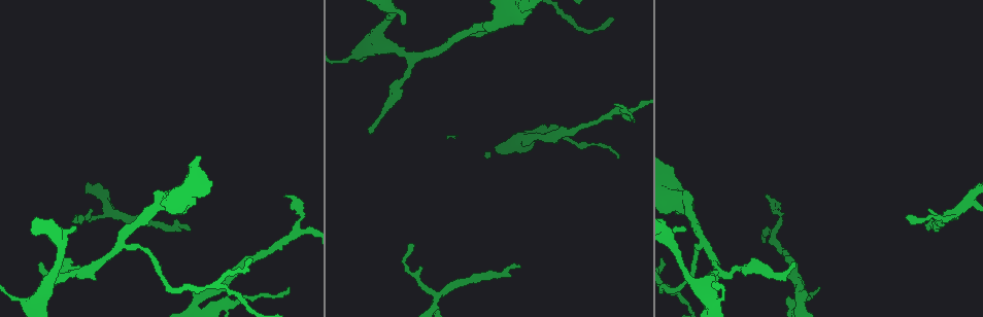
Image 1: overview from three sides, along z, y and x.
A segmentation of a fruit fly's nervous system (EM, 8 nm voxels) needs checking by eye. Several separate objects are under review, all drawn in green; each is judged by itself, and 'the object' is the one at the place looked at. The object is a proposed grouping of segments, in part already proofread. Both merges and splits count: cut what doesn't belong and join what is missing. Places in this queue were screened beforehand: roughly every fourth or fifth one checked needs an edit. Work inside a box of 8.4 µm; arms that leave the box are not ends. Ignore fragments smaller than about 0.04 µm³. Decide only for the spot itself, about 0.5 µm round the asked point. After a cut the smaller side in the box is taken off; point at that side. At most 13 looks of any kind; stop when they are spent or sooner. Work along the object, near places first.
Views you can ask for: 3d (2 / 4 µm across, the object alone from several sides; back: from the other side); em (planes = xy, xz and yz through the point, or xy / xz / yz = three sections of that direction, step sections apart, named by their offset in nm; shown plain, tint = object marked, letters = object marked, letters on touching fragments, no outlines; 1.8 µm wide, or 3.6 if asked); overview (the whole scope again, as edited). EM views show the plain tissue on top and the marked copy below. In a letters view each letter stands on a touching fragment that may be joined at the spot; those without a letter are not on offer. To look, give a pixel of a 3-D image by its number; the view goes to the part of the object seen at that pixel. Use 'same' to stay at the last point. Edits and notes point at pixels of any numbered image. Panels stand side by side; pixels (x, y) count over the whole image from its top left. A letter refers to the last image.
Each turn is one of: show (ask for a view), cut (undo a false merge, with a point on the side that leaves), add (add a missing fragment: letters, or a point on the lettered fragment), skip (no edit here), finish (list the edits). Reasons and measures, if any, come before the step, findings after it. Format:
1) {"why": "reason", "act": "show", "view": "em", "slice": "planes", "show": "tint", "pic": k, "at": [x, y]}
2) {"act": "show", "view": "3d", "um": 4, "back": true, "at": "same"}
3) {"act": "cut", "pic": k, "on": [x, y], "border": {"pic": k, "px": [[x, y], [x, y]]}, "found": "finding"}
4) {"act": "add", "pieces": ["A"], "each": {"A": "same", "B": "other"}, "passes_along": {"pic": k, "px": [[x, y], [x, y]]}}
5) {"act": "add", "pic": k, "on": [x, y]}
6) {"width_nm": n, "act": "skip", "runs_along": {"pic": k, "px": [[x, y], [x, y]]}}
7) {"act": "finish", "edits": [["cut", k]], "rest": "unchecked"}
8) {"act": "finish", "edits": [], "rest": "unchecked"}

{"why": "free end", "act": "show", "view": "3d", "um": 2, "pic": 1, "at": [188, 231]}

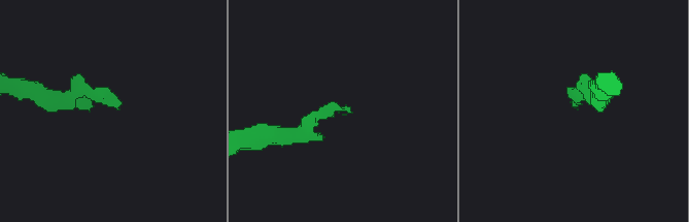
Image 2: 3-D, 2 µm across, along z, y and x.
{"act": "show", "view": "em", "slice": "planes", "show": "tint", "pic": 2, "at": [118, 106]}

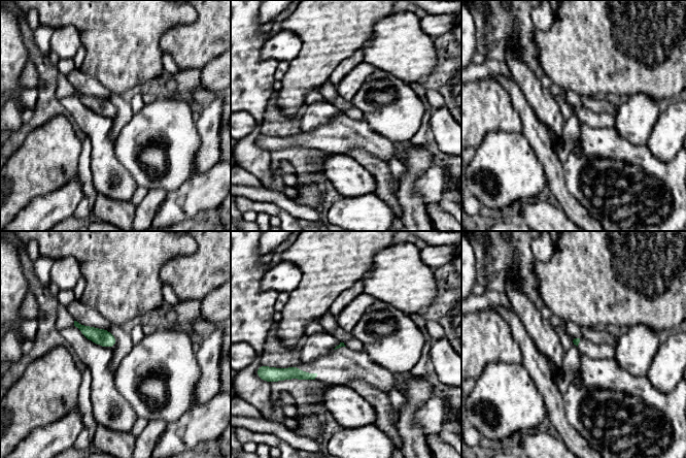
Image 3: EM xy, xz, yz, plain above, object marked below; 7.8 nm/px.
{"why": "what lies round it", "act": "show", "view": "em", "slice": "planes", "show": "letters", "at": "same"}

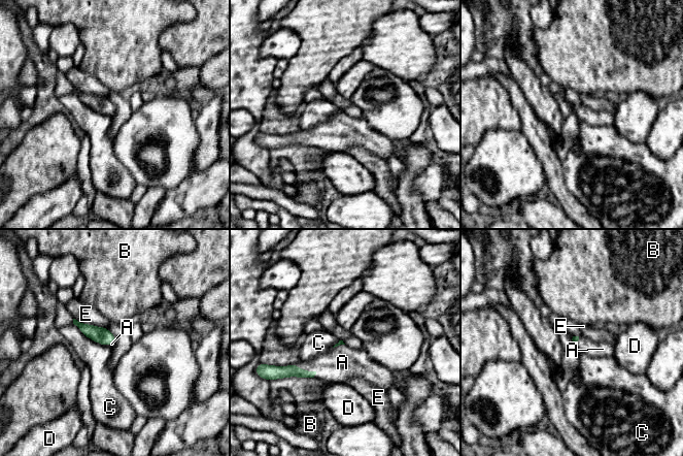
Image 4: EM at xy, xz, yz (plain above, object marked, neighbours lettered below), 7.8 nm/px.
{"act": "add", "pieces": ["A"], "each": {"A": "same", "B": "other", "C": "other", "D": "other", "E": "other"}, "found": "the cell continues"}

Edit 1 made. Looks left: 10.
{"act": "show", "view": "em", "slice": "planes", "show": "letters", "pic": 1, "at": [525, 134]}

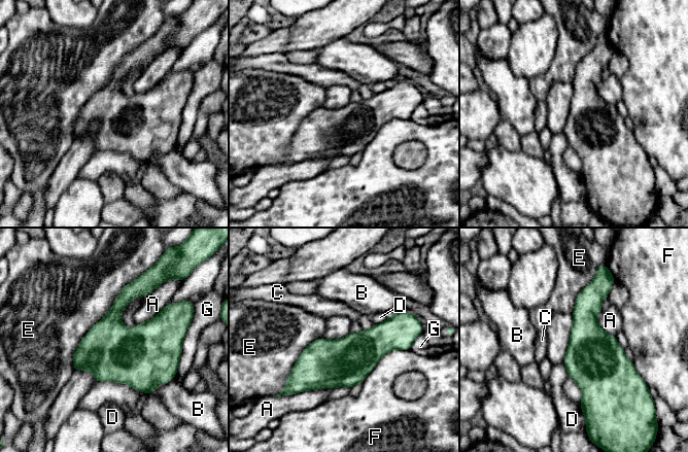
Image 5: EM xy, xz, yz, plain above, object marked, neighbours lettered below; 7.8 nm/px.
{"width_nm": 360, "act": "skip", "each": {"A": "other", "B": "other", "C": "other", "D": "other", "E": "other", "F": "other", "G": "other"}, "border": {"pic": 5, "px": [[139, 276], [82, 338], [73, 370]]}, "found": "continuous, no second cell"}

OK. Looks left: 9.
{"why": "sudden change in width", "act": "show", "view": "3d", "um": 4, "pic": 1, "at": [16, 298]}

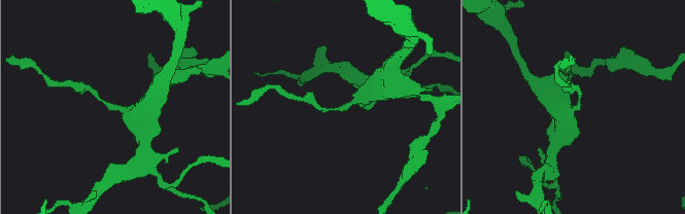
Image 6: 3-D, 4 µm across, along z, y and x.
{"act": "show", "view": "em", "slice": "yz", "step": 4, "show": "tint", "pic": 6, "at": [112, 107]}

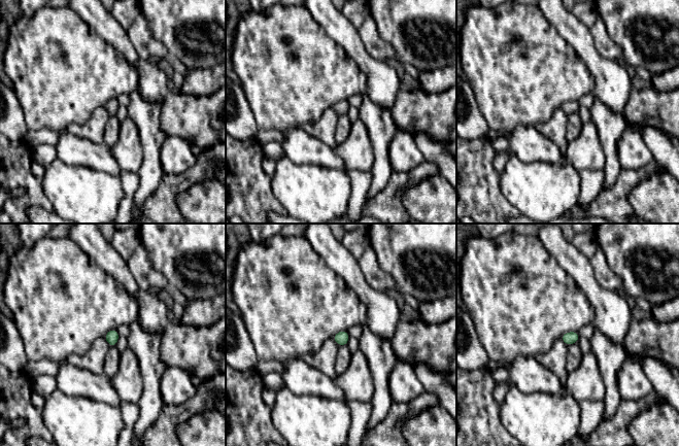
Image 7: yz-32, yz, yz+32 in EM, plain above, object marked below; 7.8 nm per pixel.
{"act": "show", "view": "em", "slice": "planes", "show": "letters", "at": "same"}

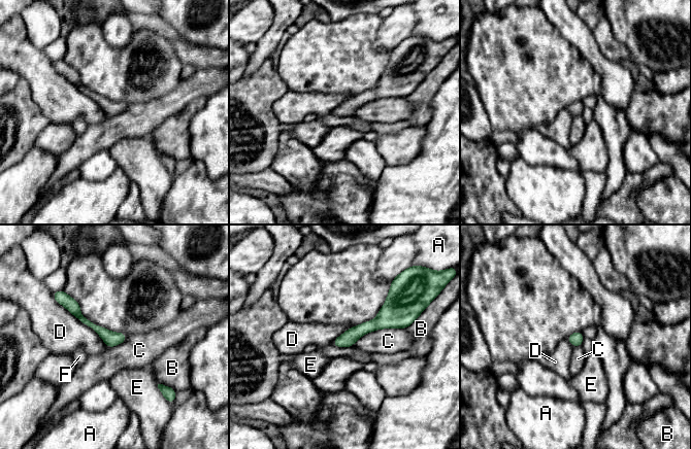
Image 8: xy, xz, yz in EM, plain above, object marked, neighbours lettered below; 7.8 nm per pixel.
{"act": "skip", "each": {"A": "other", "B": "other", "C": "other", "D": "other", "E": "other", "F": "other"}, "border": {"pic": 8, "px": [[405, 327], [375, 329], [352, 345]]}, "found": "all the same cell"}

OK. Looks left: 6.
{"act": "show", "view": "em", "slice": "yz", "step": 4, "show": "letters", "pic": 1, "at": [417, 57]}

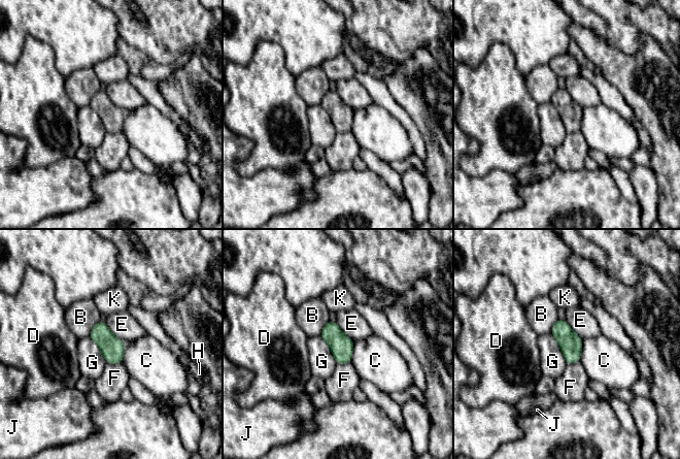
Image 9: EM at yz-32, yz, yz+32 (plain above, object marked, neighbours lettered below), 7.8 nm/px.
{"act": "skip", "each": {"B": "other", "C": "other", "D": "other", "E": "other", "F": "other", "G": "other", "H": "other", "J": "other", "K": "other"}, "border": {"pic": 9, "px": [[550, 332], [567, 363]]}, "found": "all the same cell"}

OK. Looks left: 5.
{"why": "tapers out", "act": "show", "view": "em", "slice": "yz", "step": 8, "show": "tint", "pic": 1, "at": [369, 134]}

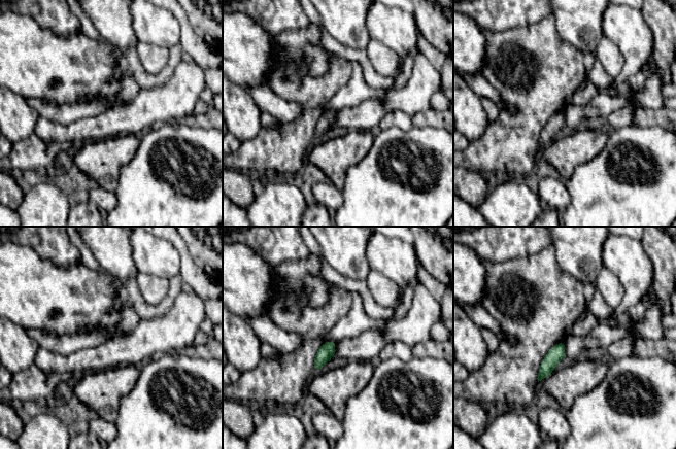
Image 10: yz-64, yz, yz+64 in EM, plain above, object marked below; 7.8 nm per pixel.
{"why": "cut it another way", "act": "show", "view": "em", "slice": "planes", "show": "letters", "at": "same"}

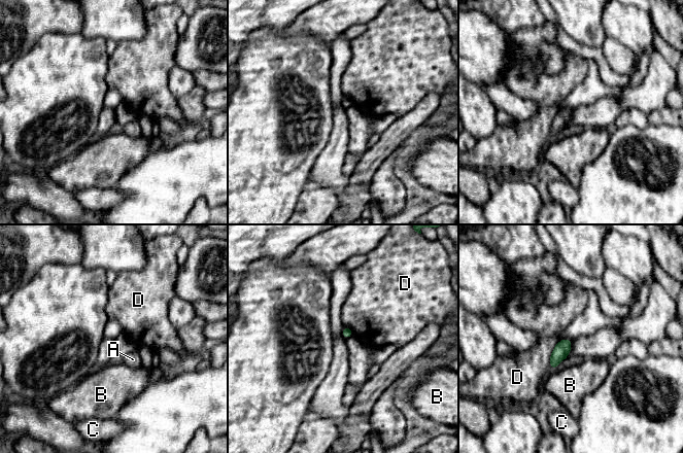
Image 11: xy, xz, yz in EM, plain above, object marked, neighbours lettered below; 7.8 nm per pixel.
{"act": "skip", "each": {"A": "other", "B": "other", "C": "other", "D": "other"}, "border": {"pic": 11, "px": [[559, 341], [551, 353], [549, 369]]}, "found": "none of them fits"}

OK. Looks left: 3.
{"act": "finish", "edits": [["add", 4]], "rest": "unchecked"}

